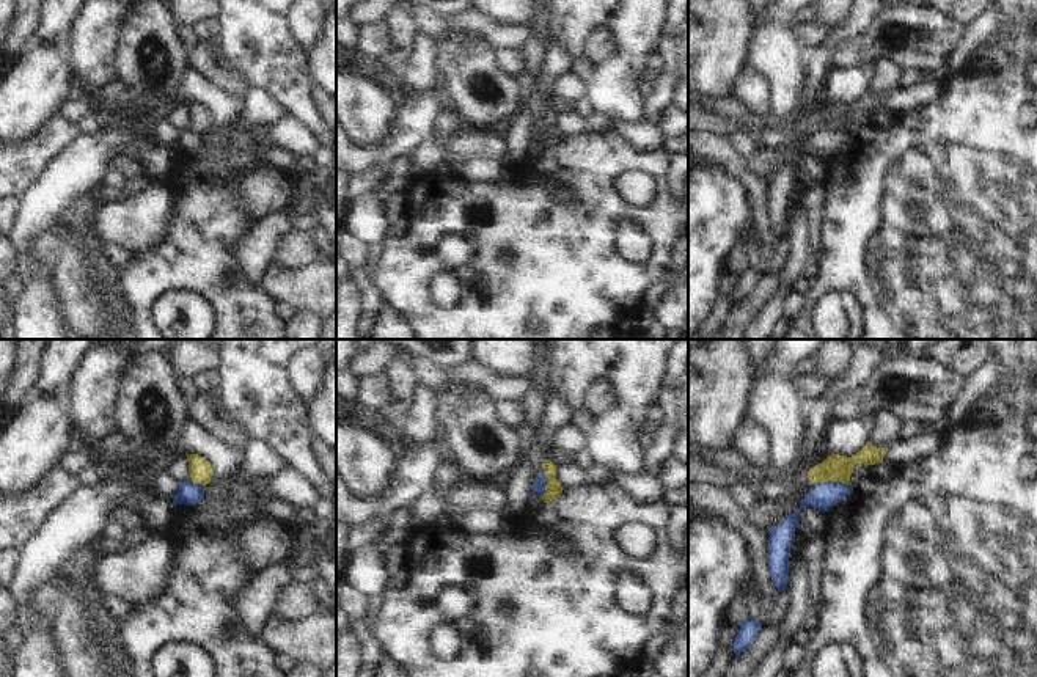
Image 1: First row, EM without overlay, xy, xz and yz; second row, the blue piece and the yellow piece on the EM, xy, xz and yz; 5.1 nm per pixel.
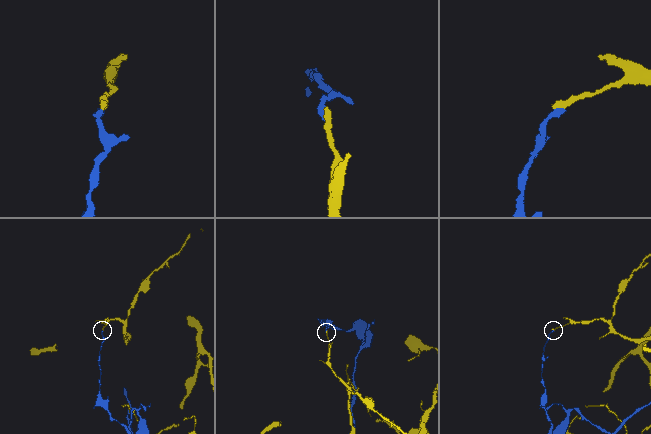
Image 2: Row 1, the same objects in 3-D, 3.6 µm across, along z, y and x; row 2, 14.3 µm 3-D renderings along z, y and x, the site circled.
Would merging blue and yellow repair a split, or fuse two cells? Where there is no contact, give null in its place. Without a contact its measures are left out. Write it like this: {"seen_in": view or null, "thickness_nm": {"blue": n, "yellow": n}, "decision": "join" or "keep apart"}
{"seen_in": "yz", "thickness_nm": {"blue": 140, "yellow": 140}, "decision": "keep apart"}

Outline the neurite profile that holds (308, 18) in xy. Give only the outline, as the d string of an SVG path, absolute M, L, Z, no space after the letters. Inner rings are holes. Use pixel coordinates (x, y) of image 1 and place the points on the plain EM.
M302 0L289 13L297 39L308 50L313 50L327 31L330 14L324 0Z

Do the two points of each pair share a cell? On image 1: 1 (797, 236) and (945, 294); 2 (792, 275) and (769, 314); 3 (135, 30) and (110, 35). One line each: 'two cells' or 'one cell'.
1: two cells
2: one cell
3: two cells

